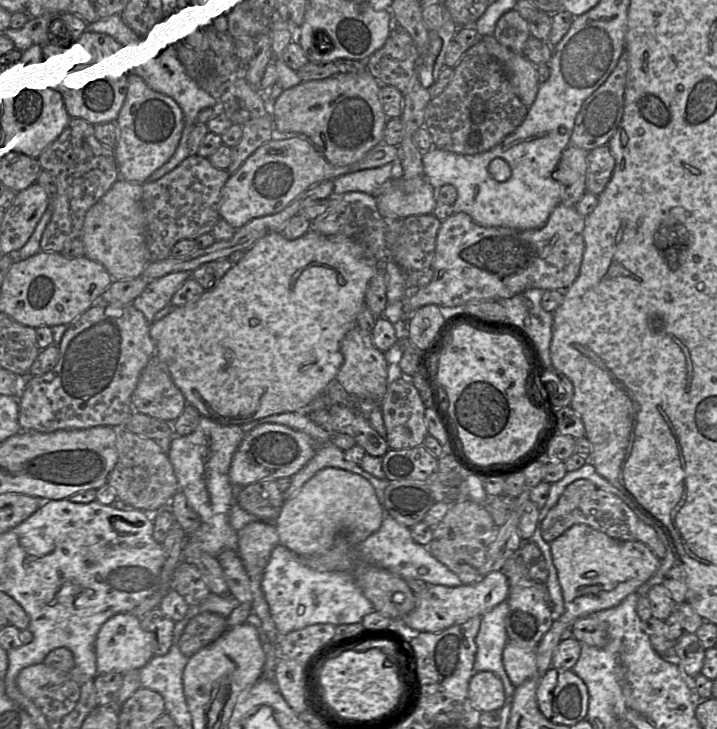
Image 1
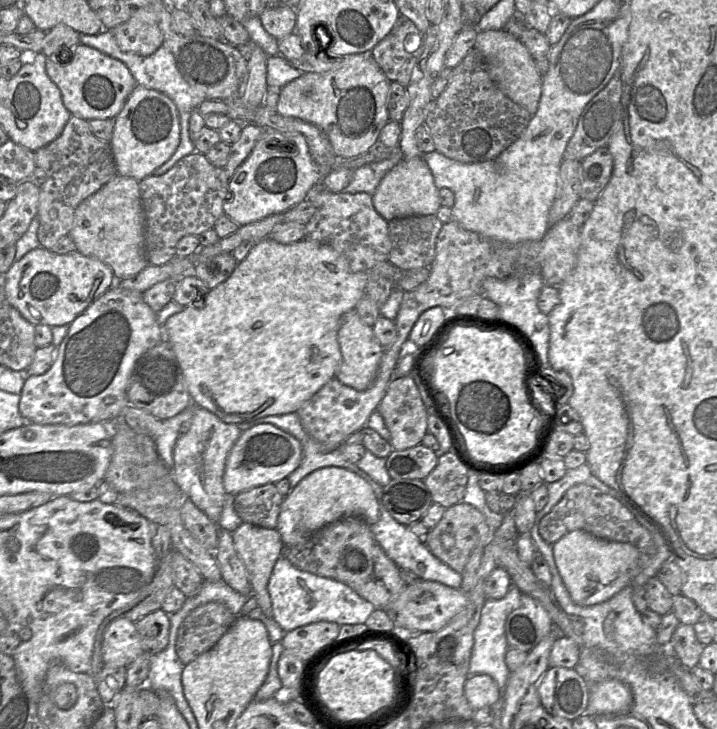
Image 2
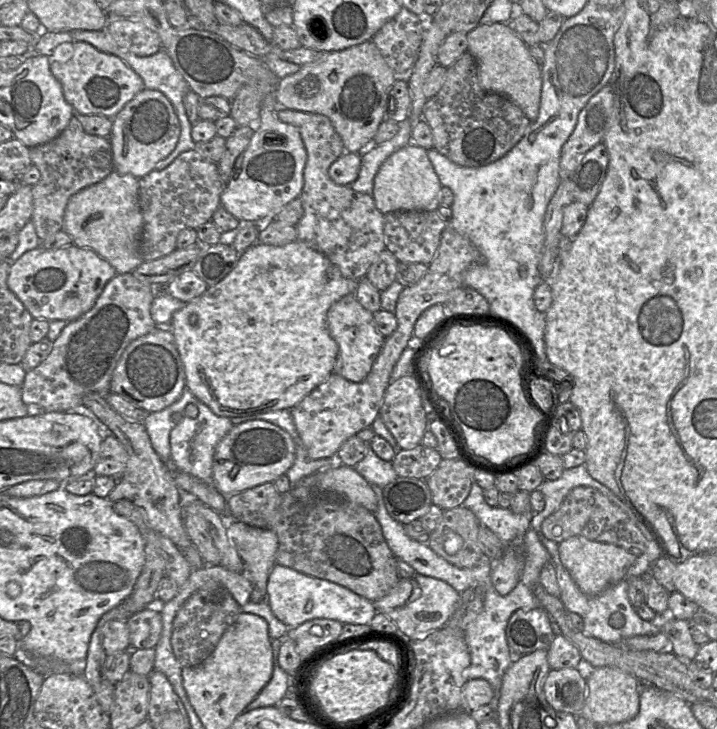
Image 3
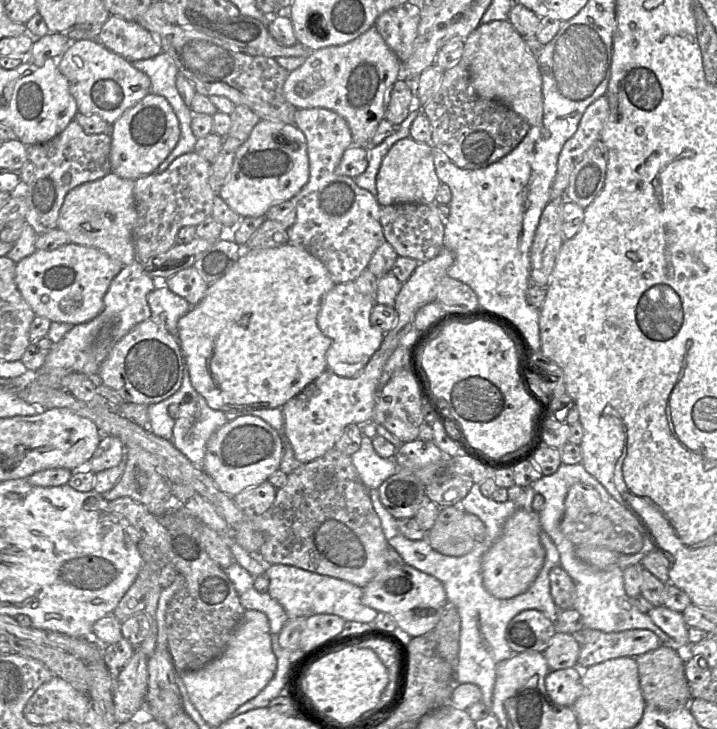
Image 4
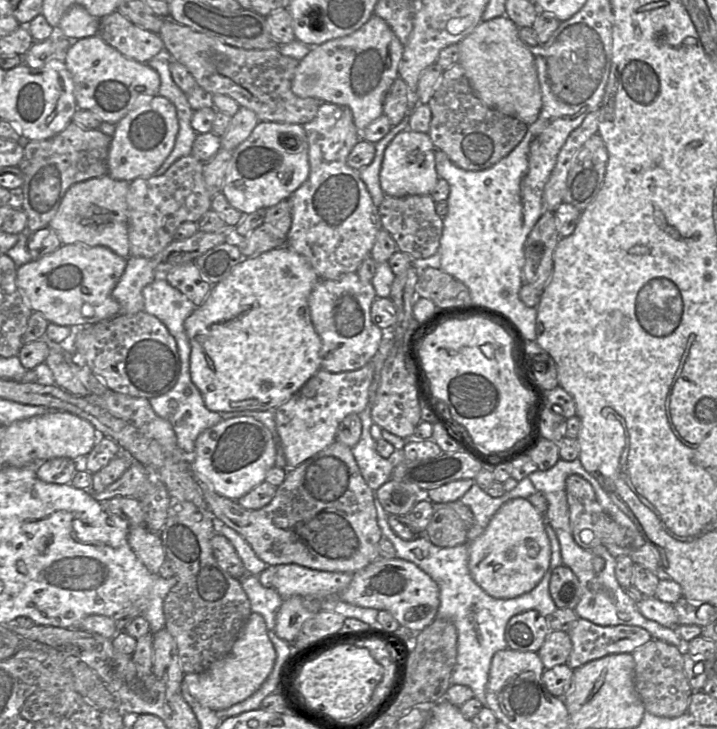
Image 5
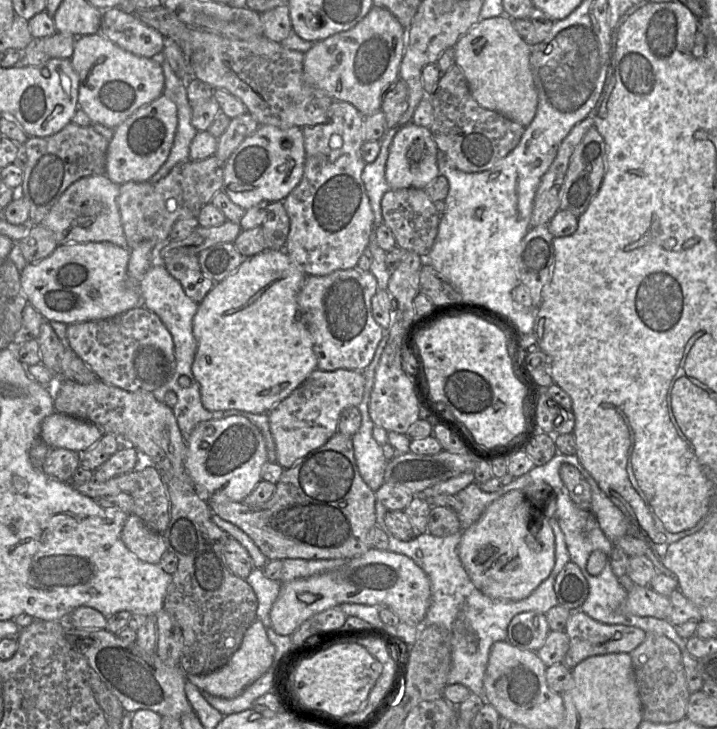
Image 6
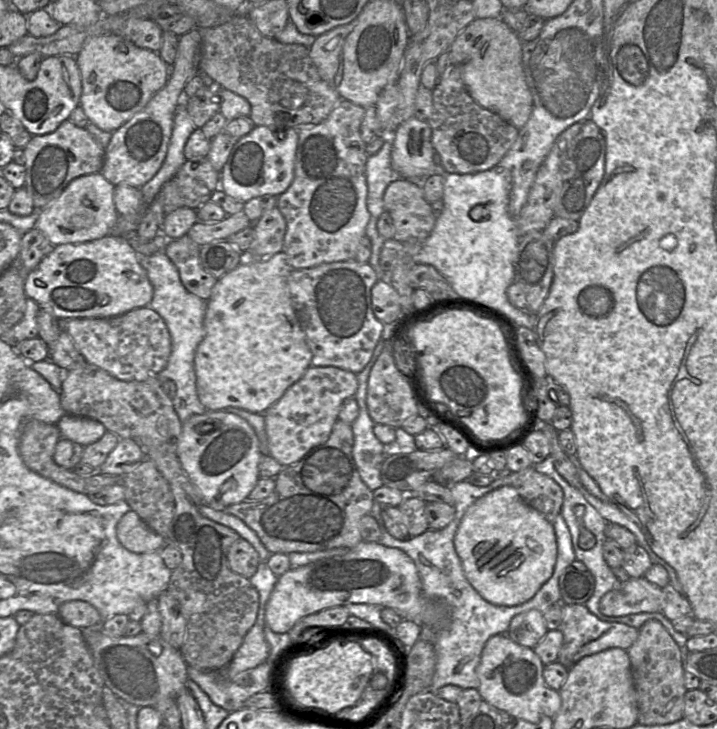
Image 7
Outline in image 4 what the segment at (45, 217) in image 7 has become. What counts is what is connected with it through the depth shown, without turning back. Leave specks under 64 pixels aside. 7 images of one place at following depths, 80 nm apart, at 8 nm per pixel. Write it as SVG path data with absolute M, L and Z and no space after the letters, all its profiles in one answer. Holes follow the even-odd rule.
M109 172L99 180L73 188L60 209L57 228L67 234L69 243L96 248L123 267L132 264L137 261L133 241L137 220L134 187L135 180Z

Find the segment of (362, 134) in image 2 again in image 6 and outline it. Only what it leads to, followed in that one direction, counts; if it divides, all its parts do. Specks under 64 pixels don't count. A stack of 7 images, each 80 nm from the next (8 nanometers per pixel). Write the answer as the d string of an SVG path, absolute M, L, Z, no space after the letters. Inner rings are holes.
M374 6L353 28L316 42L304 54L303 76L309 85L324 91L334 101L352 104L364 116L381 110L385 93L400 78L399 69L406 48L406 30L387 9Z

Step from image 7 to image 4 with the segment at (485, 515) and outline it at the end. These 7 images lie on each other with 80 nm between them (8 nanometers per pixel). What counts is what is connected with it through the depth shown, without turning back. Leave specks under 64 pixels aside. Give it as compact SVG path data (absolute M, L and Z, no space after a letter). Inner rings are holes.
M517 510L506 520L501 535L482 560L483 585L491 595L498 599L509 599L530 587L545 560L540 533L540 517L535 511Z

